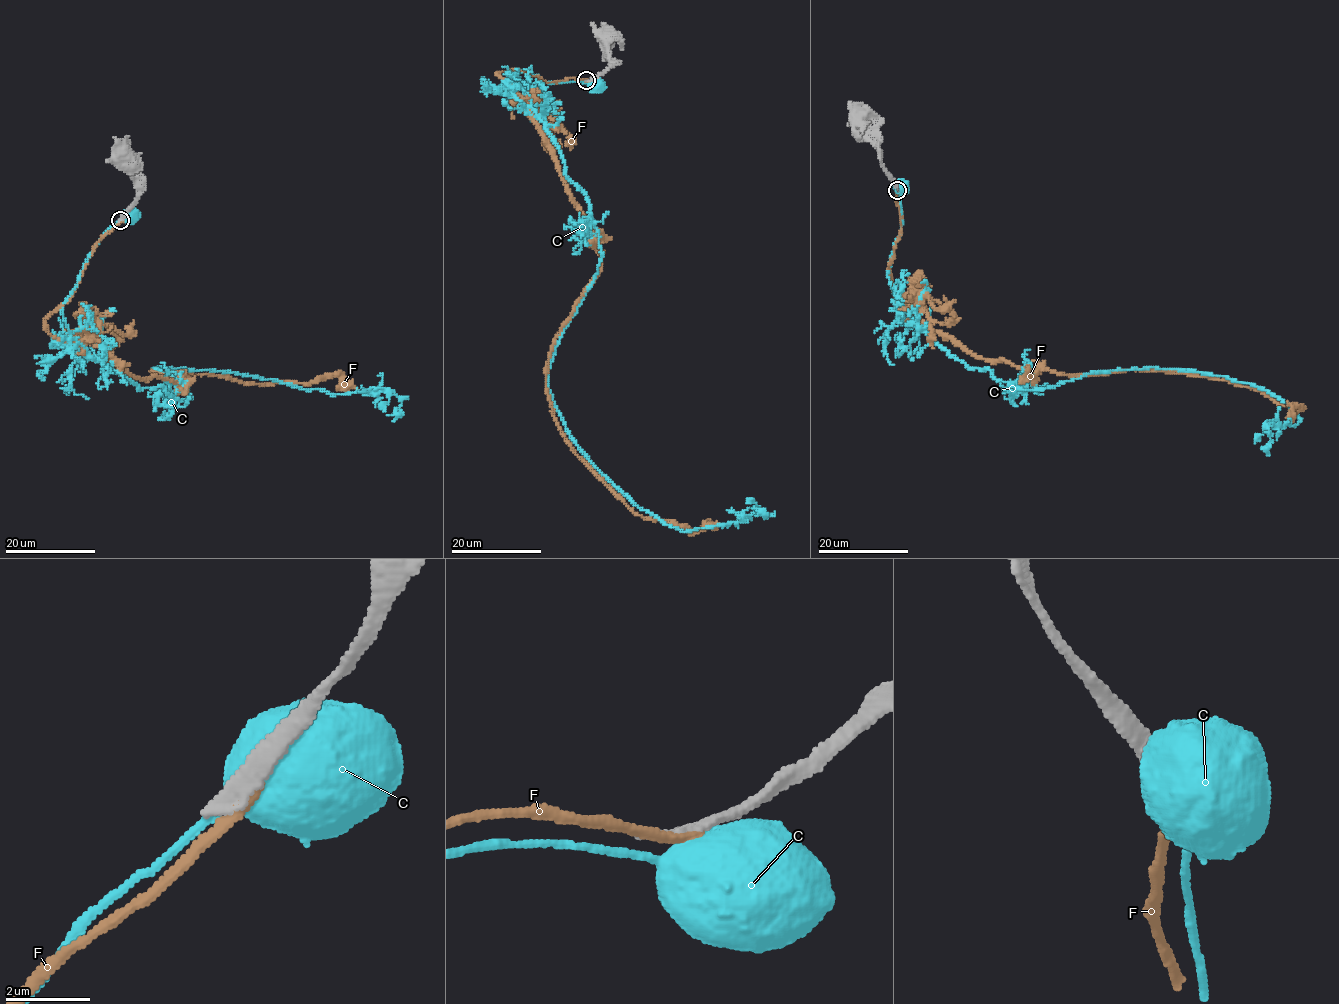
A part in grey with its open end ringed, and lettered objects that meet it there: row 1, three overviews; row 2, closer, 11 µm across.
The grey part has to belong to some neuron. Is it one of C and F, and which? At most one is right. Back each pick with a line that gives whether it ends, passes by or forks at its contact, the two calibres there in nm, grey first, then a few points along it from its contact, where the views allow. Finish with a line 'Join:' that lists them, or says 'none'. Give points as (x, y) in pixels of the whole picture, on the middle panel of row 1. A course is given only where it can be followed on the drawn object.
Join: none

